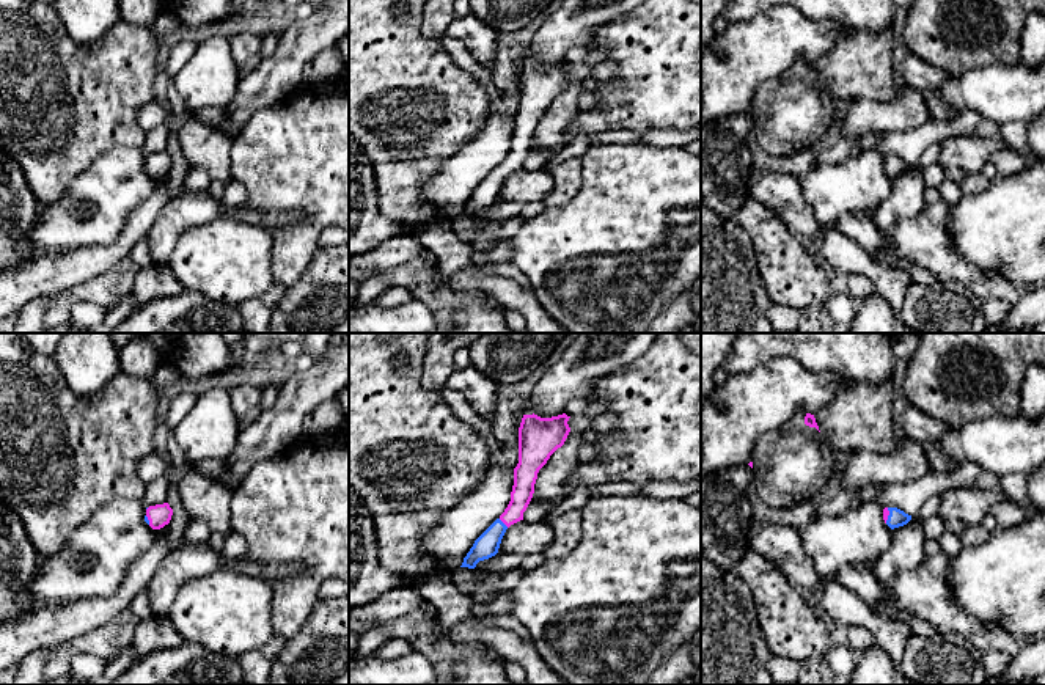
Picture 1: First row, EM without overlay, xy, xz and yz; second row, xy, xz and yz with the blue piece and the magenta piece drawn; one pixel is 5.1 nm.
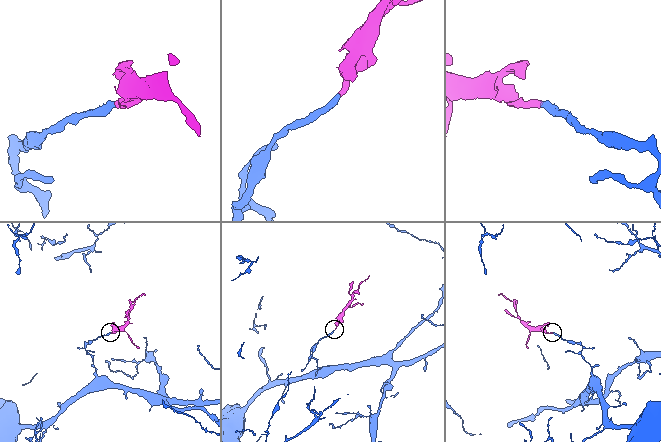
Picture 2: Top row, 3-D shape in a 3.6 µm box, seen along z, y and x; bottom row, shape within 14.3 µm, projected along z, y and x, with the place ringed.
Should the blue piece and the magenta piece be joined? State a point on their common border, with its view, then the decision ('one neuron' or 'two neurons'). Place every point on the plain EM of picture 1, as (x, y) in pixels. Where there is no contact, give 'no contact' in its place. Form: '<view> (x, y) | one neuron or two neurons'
xz (502, 170) | one neuron

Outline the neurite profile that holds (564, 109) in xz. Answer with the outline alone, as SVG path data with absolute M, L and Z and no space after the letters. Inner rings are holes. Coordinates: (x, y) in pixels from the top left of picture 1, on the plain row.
M574 66L567 69L570 80L561 96L558 96L547 112L539 118L534 132L536 143L547 154L550 162L564 146L566 127L580 115L578 99L586 85L572 75Z

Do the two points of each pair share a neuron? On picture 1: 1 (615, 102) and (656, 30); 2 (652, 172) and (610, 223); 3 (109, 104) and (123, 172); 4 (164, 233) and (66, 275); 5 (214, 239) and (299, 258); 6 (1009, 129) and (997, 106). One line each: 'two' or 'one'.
1: one
2: one
3: two
4: two
5: two
6: two

